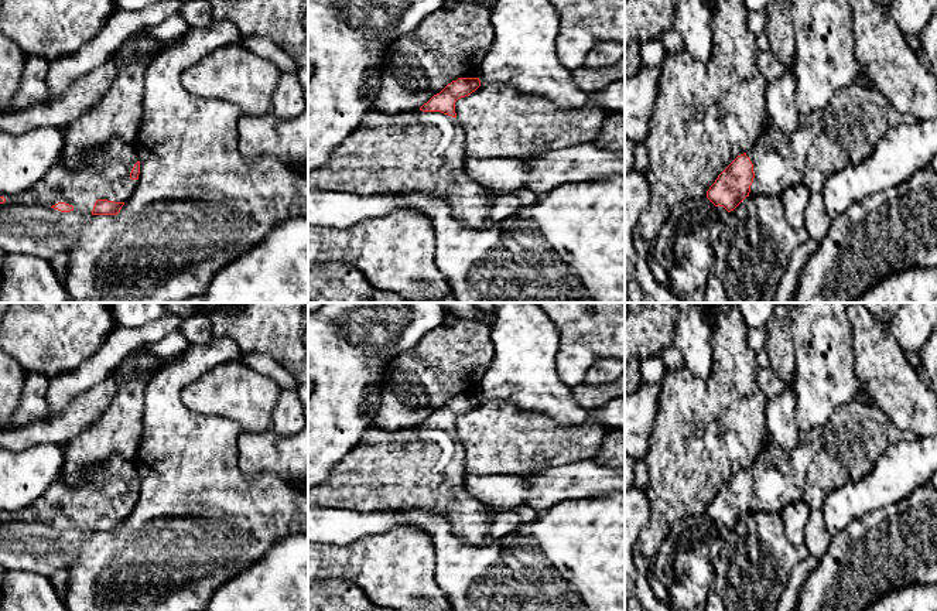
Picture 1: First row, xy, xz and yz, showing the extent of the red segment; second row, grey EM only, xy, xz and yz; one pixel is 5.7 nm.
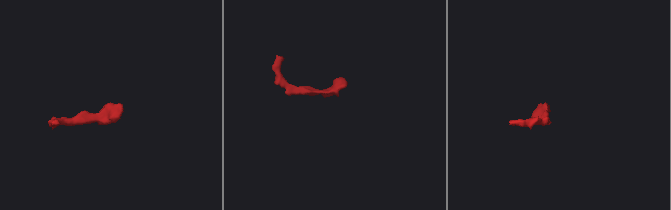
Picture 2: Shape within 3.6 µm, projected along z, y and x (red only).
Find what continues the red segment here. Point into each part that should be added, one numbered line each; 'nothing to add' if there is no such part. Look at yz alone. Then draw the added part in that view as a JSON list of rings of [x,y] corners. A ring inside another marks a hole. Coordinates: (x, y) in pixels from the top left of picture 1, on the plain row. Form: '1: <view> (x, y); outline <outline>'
1: yz (824, 458); outline [[[864,397],[854,399],[838,406],[823,427],[800,431],[791,450],[769,446],[746,468],[755,489],[749,512],[780,513],[790,502],[806,502],[811,509],[820,509],[831,492],[866,477],[892,443],[914,440],[914,433],[899,429],[876,405]]]

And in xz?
1: xz (417, 467); outline [[[370,426],[360,443],[332,468],[328,478],[308,489],[308,508],[336,508],[358,513],[423,508],[449,520],[455,536],[472,546],[493,542],[490,512],[473,496],[465,481],[465,453],[456,434],[441,429],[386,431]]]

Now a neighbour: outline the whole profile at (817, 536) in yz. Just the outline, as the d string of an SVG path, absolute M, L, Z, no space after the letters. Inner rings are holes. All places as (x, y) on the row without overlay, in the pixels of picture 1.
M811 509L806 526L806 546L810 556L823 557L830 546L832 535L824 523L824 516L820 509Z

